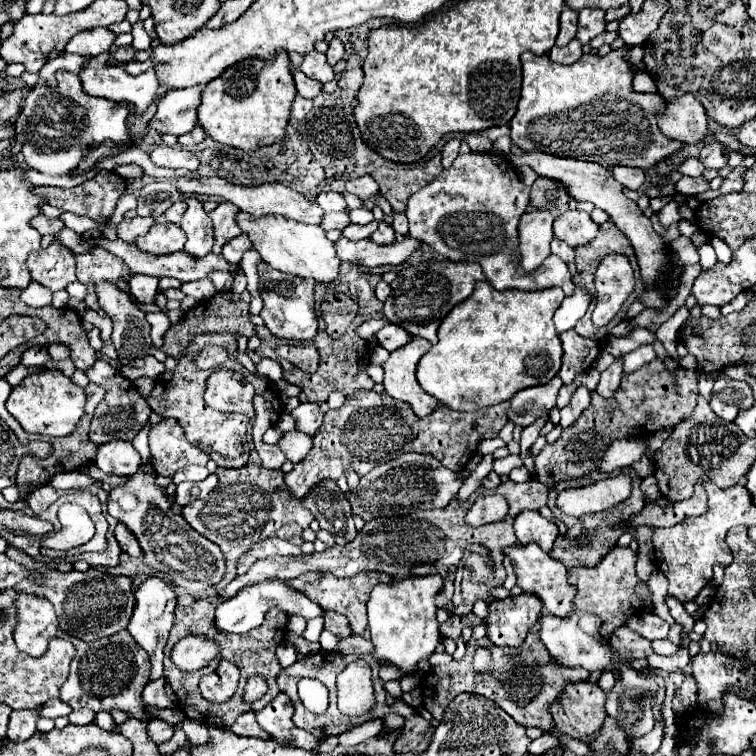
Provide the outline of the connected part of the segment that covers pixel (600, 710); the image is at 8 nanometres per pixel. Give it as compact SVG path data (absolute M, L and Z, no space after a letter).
M591 682L569 684L551 706L551 714L563 734L579 740L589 738L607 718L605 692Z

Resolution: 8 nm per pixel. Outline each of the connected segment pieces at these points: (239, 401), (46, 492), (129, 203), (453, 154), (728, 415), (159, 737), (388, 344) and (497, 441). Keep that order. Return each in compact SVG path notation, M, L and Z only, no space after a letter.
M217 370L207 380L205 402L219 412L253 416L253 386L241 372Z
M47 484L47 486L37 488L33 494L29 494L27 504L29 504L31 510L35 510L35 514L41 514L41 512L47 510L47 508L57 500L57 496L61 496L61 494L65 494L65 492L55 490L51 484Z
M124 193L118 199L119 205L116 205L115 212L111 216L111 223L118 224L124 219L124 214L129 210L135 210L136 205L136 197L130 193Z
M451 138L445 146L443 146L443 152L441 152L441 164L443 164L443 168L449 168L451 166L451 162L457 158L457 154L459 154L459 138Z
M719 374L719 378L715 380L713 398L711 398L711 408L717 416L721 416L727 422L733 422L739 410L747 410L753 404L755 404L755 398L747 382L731 380Z
M155 718L155 720L151 720L151 722L147 724L147 734L149 734L149 738L151 738L155 744L167 742L167 740L173 736L173 730L175 730L175 728L173 728L169 722L159 720L159 718Z
M385 324L385 326L375 334L375 338L377 338L377 342L379 342L385 350L393 352L393 350L399 350L399 348L403 348L405 344L409 344L413 336L409 336L409 332L405 332L405 328L397 328L395 324Z
M493 438L493 440L483 440L481 444L479 444L479 448L477 448L477 452L481 454L481 456L485 456L485 454L493 454L497 448L501 448L501 446L505 446L505 442L501 440L501 438Z

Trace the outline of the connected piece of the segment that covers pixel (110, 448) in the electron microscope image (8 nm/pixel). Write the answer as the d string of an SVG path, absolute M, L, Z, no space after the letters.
M113 440L107 444L101 444L95 456L95 464L107 472L107 474L135 474L141 466L139 452L133 448L131 442L125 440Z

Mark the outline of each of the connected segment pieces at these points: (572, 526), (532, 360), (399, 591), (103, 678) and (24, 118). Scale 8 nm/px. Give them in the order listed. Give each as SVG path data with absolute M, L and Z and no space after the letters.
M631 466L625 468L623 472L625 472L625 474L631 474L631 480L633 480L633 492L631 492L631 496L629 496L625 502L621 502L621 504L609 508L607 512L585 514L585 516L581 516L581 518L565 516L565 514L555 506L555 498L557 498L557 494L559 494L561 490L565 490L565 488L577 488L577 486L583 486L583 478L567 478L567 480L561 480L561 482L557 482L555 486L549 488L549 500L547 500L547 506L549 506L551 512L553 512L557 518L561 518L563 524L567 526L567 534L559 534L559 536L557 536L555 546L553 546L553 550L549 552L551 558L563 562L567 568L575 568L575 566L597 566L597 564L601 562L601 558L603 558L603 556L617 544L619 536L621 536L623 532L629 530L629 526L623 524L623 522L629 520L633 514L639 514L639 512L645 508L645 504L643 504L643 492L641 492L641 488L639 488L641 478L637 476L637 472L635 472Z
M489 282L477 284L473 294L461 304L457 304L441 322L439 342L419 360L417 382L427 394L435 396L441 404L463 412L475 412L477 408L499 404L503 400L513 398L519 390L549 382L561 368L563 348L553 324L553 314L563 298L565 294L561 288L535 292L523 290L499 292L491 288Z
M427 576L409 578L391 586L379 584L377 588L373 588L371 598L367 602L367 618L373 642L371 656L379 664L389 662L401 672L415 672L419 670L419 662L427 660L435 652L435 646L441 640L439 624L435 618L435 596L441 590L441 586L441 576Z
M121 630L113 636L95 640L91 644L73 638L73 644L77 646L77 654L71 664L71 674L67 682L61 686L61 700L67 702L73 710L87 708L93 712L111 712L113 708L119 708L127 712L131 718L149 722L151 714L143 710L141 692L145 684L149 682L149 656L147 652L129 636L127 630Z
M57 72L57 86L55 88L41 84L41 80L39 80L37 86L25 98L25 108L21 110L21 116L17 118L15 138L17 138L17 142L23 144L23 148L21 148L23 164L27 168L35 168L35 170L51 174L51 176L69 174L77 168L79 160L85 158L99 140L113 140L113 144L117 144L117 146L121 146L121 144L129 146L131 140L129 140L129 130L127 130L127 116L129 116L129 108L125 104L89 96L83 90L79 76L73 76L69 72Z

